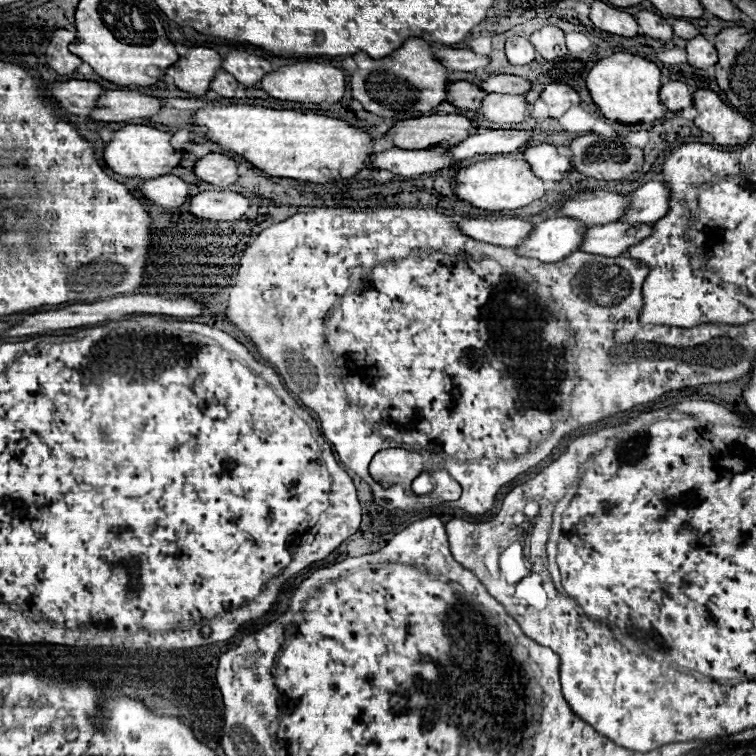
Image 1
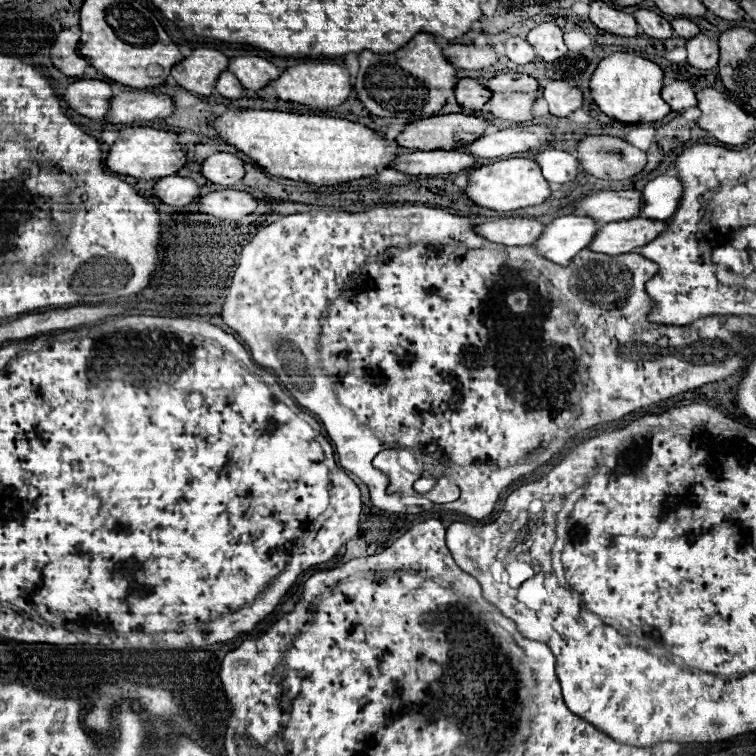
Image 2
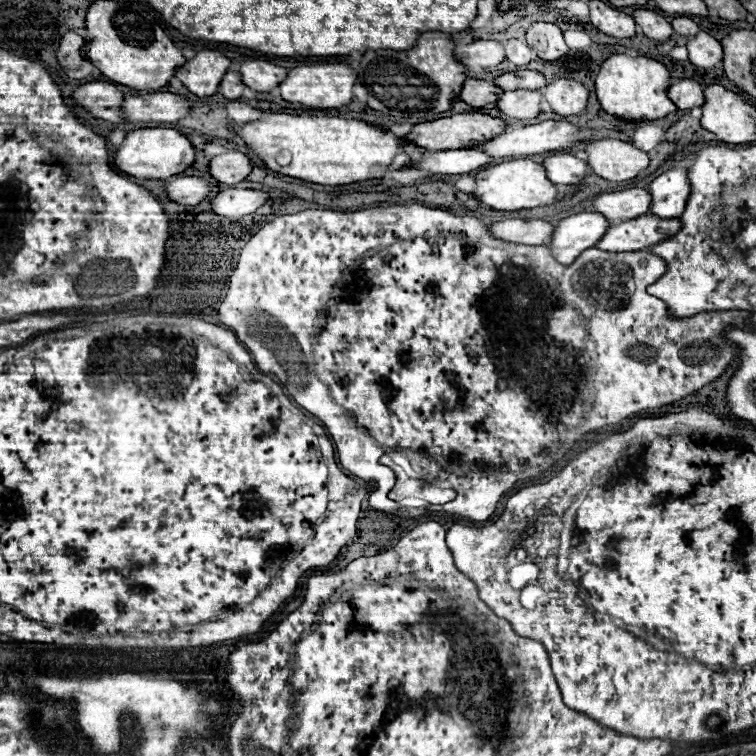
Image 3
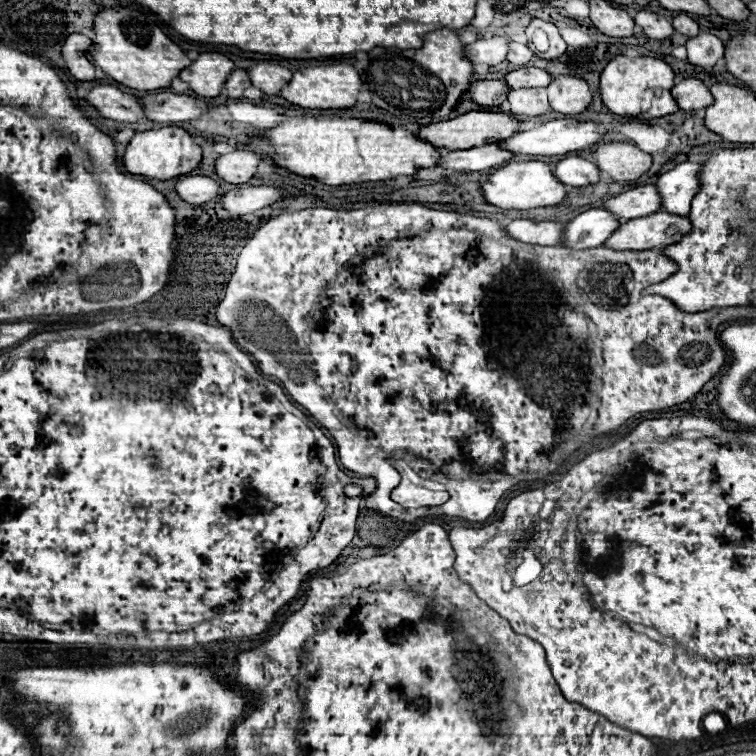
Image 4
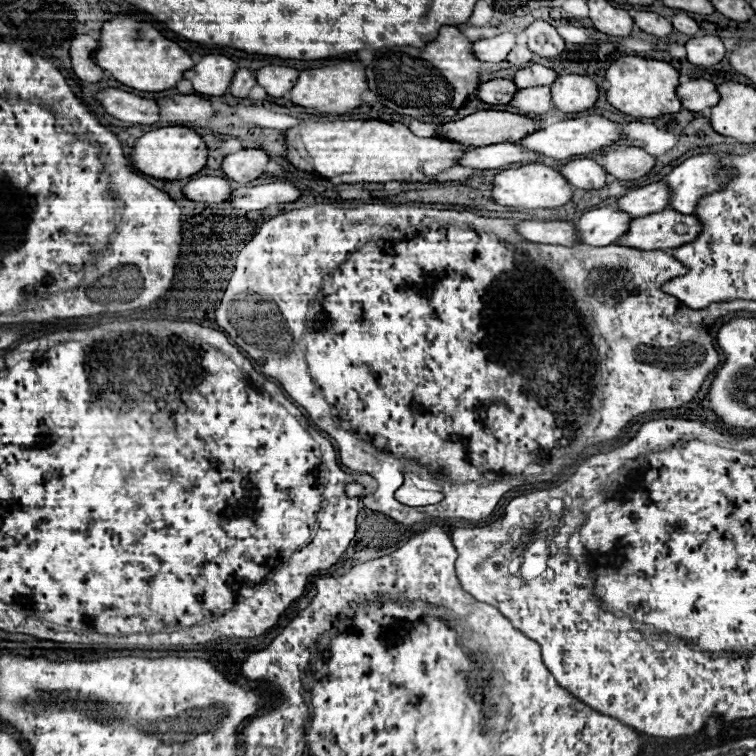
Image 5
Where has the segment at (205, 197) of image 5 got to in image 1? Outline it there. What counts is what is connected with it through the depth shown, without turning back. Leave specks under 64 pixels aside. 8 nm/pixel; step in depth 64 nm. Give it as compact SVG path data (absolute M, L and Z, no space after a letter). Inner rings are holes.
M168 174L168 176L144 180L142 192L156 206L176 208L176 206L186 204L188 194L190 194L190 184L178 176Z

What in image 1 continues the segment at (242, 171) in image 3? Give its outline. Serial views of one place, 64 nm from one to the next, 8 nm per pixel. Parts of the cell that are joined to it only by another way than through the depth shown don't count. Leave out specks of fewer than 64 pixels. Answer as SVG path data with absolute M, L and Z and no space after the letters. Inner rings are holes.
M206 154L196 162L196 176L208 184L226 188L238 180L238 164L226 154Z

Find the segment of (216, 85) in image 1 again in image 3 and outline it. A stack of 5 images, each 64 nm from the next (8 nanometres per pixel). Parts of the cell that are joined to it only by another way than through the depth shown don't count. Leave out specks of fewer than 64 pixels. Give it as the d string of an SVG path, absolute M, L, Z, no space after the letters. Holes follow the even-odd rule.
M228 72L222 82L220 82L220 94L224 94L226 98L230 100L236 100L242 96L242 90L246 86L242 84L242 78L240 78L240 72Z

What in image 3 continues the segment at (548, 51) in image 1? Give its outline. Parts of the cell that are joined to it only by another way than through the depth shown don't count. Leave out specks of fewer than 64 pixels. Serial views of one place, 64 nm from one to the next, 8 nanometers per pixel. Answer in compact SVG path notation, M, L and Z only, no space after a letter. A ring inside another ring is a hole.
M534 22L526 30L526 40L528 46L532 46L532 50L536 50L536 56L542 60L558 60L568 52L560 28L550 22Z

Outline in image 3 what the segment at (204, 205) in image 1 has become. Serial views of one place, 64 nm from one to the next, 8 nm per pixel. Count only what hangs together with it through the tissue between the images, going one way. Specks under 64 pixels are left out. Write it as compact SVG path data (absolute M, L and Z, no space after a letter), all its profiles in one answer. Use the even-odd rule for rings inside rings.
M228 188L224 192L218 192L212 198L212 210L220 216L230 216L232 220L238 220L246 214L252 214L268 200L270 200L270 194L264 190Z

